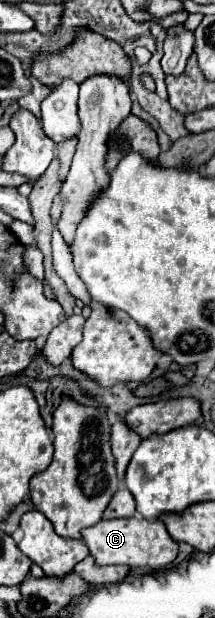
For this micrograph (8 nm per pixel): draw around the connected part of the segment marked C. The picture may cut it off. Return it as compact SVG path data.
M140 515L128 519L102 519L100 523L82 531L82 541L88 545L96 565L126 565L130 569L164 569L178 555L178 543L170 537L162 521L148 521Z

